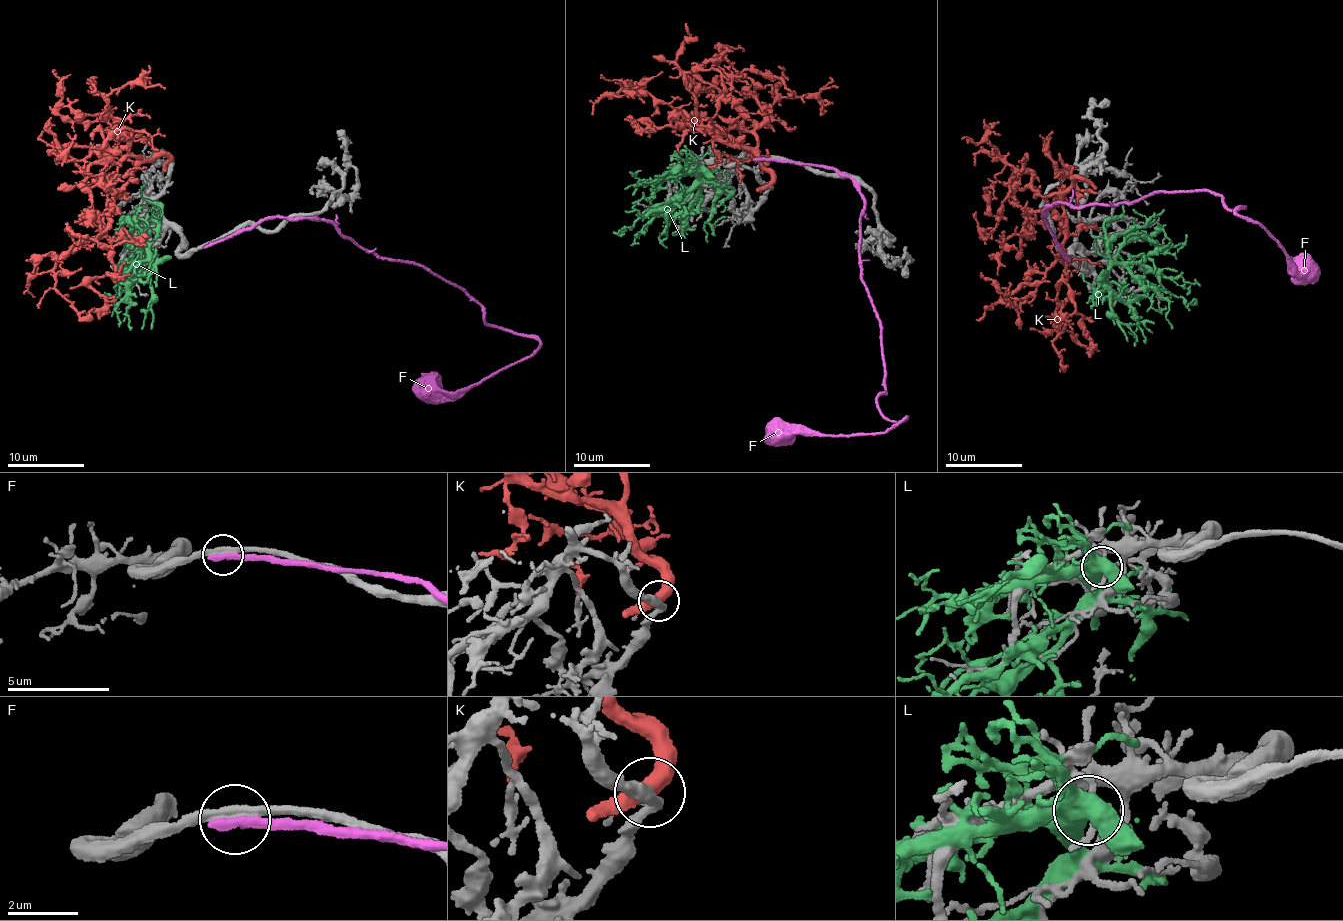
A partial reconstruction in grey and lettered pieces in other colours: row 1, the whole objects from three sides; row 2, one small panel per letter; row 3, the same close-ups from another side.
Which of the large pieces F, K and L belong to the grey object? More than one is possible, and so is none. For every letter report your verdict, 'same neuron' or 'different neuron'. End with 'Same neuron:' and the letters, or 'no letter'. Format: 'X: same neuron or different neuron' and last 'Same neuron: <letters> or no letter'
F: different neuron
K: different neuron
L: different neuron
Same neuron: no letter

